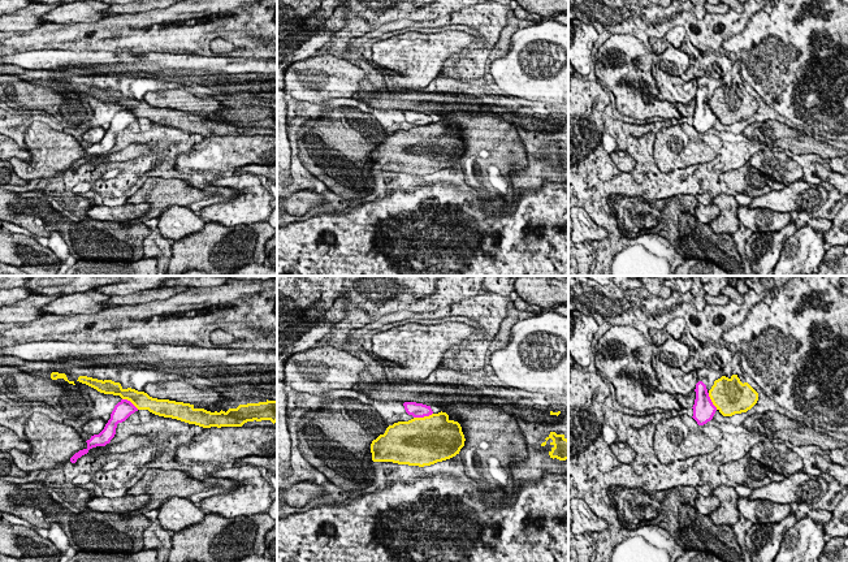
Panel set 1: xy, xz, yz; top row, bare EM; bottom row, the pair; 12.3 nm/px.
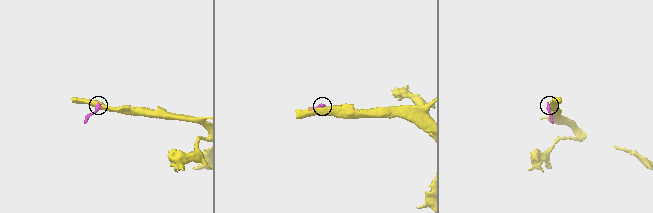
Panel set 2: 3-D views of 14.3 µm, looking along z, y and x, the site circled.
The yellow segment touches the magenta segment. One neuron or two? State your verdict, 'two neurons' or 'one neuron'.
two neurons

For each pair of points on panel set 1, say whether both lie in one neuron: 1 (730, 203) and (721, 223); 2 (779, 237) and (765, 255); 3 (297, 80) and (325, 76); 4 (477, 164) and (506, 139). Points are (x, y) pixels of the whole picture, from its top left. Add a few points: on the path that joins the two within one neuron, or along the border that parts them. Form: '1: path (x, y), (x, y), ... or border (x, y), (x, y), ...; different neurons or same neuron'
1: path (727, 208), (726, 217); same neuron
2: path (775, 241), (766, 251); same neuron
3: path (303, 80), (319, 78); same neuron
4: path (484, 158), (500, 145); same neuron

